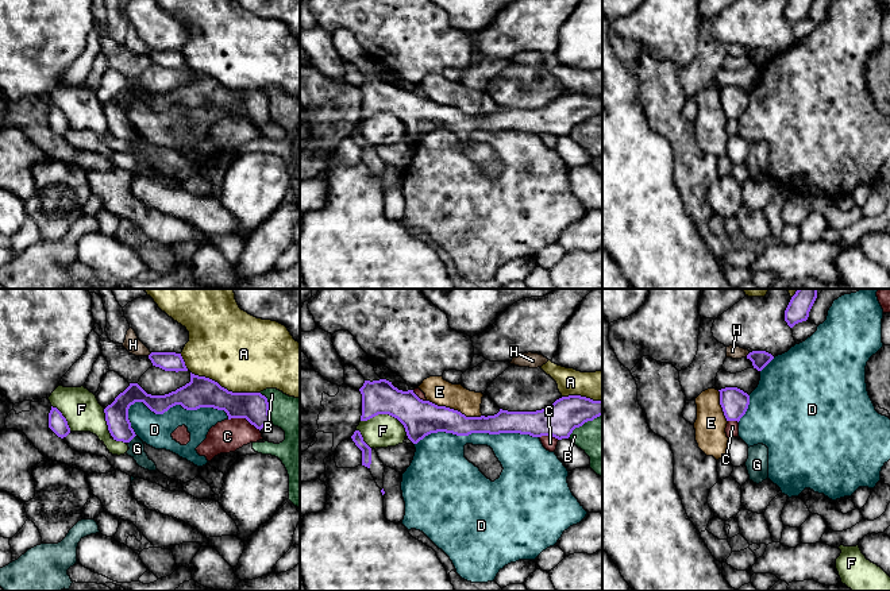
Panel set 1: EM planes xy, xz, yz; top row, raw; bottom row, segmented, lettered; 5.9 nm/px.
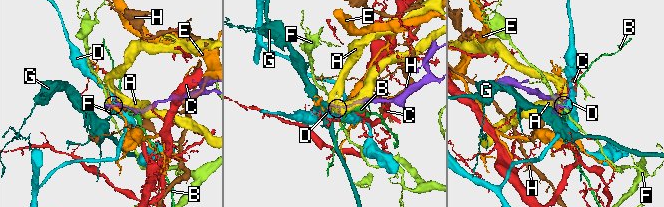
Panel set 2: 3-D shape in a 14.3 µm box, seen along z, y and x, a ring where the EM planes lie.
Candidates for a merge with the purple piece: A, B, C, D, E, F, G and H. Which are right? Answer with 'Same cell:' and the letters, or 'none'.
Same cell: none

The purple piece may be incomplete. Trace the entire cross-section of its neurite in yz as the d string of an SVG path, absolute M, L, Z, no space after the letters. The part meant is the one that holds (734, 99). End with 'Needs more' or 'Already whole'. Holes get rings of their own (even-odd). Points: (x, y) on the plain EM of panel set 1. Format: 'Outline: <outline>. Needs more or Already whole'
Outline: M725 85L720 89L720 103L727 119L740 119L750 103L750 93L737 85Z. Already whole

